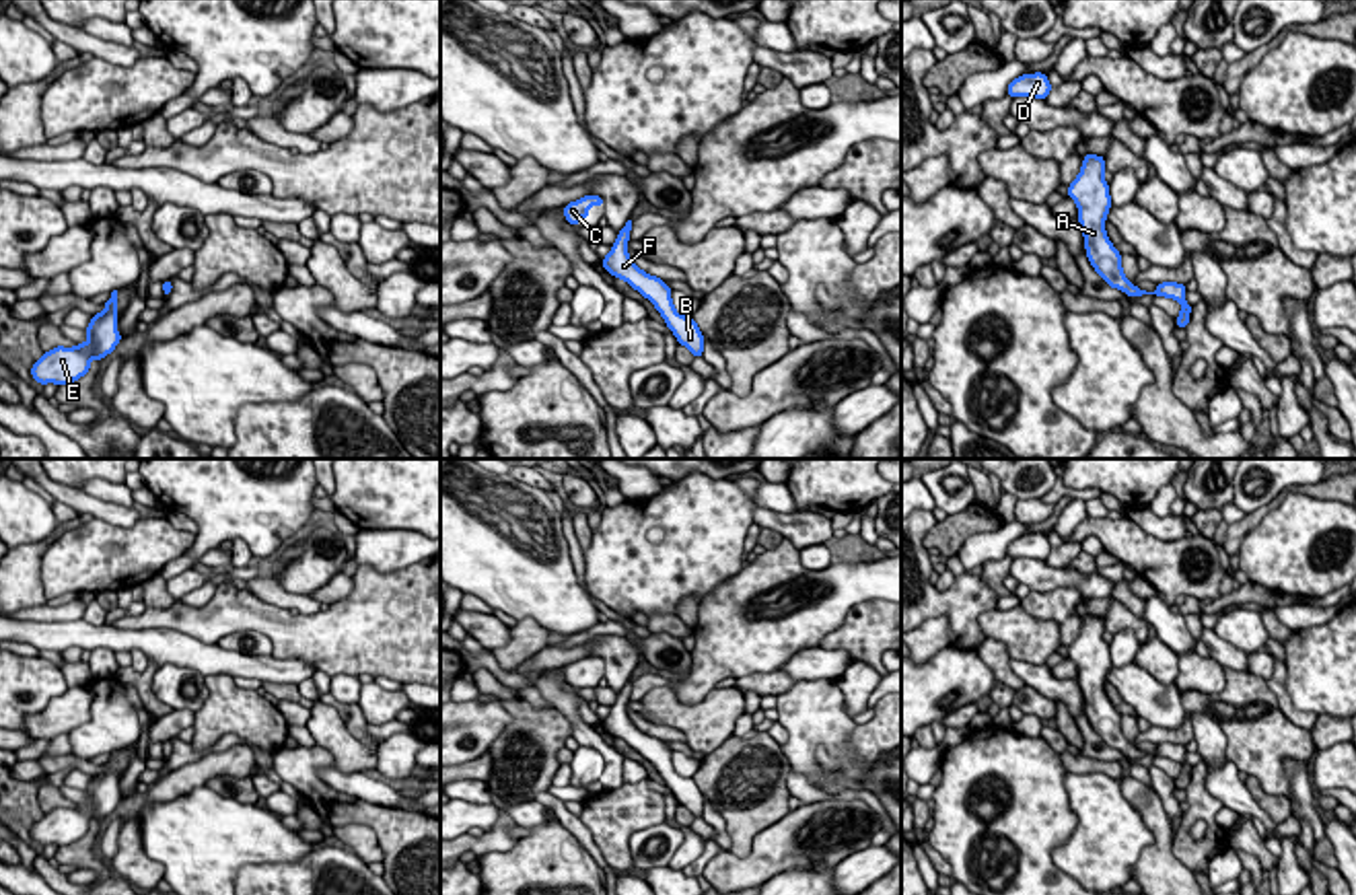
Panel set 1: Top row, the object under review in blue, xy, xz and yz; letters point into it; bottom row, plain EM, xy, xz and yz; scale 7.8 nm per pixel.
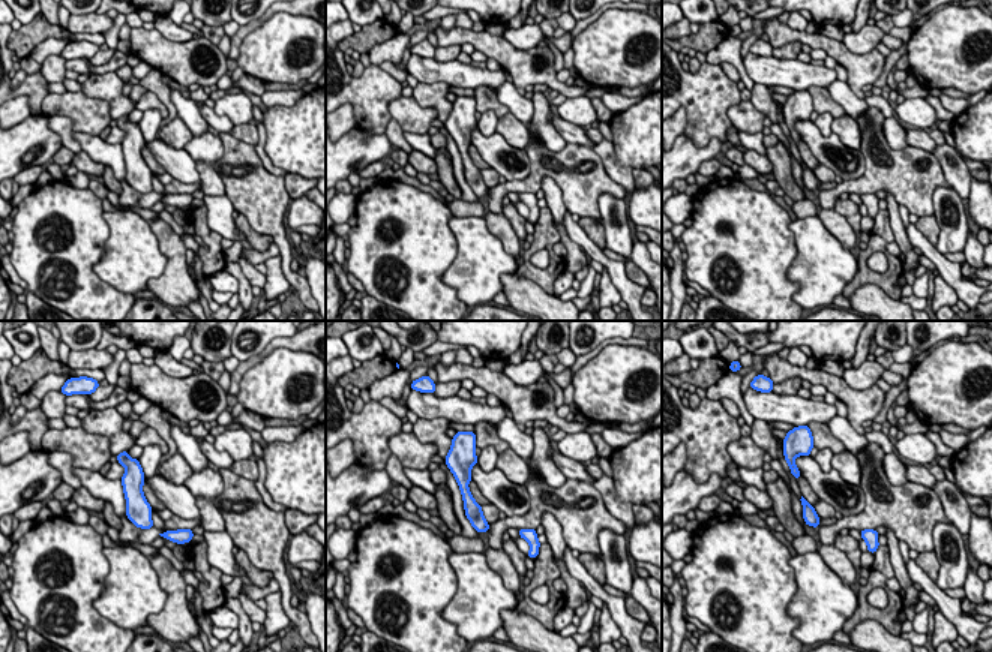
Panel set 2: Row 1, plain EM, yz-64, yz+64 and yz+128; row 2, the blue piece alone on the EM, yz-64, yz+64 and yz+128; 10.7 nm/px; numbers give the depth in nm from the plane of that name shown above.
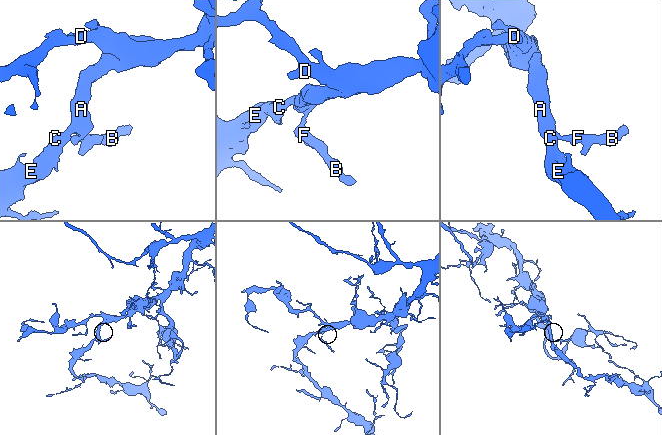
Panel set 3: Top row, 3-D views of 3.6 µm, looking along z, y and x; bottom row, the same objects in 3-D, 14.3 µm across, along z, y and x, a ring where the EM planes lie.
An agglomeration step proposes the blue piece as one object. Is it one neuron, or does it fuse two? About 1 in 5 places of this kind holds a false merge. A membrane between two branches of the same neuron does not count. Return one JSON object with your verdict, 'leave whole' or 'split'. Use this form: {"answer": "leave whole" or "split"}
{"answer": "leave whole"}

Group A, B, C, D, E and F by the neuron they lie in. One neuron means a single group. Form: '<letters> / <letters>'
A B C D E F

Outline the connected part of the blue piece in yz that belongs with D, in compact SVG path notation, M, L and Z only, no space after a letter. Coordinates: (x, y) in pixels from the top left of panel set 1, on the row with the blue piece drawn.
M1043 72L1021 74L1006 88L1006 95L1010 95L1012 99L1016 97L1047 99L1049 93L1051 84Z

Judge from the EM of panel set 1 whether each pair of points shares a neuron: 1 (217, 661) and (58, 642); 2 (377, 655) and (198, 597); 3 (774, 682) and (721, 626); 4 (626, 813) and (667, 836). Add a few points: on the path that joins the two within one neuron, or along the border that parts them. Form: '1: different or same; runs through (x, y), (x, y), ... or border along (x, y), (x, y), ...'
1: same; runs through (177, 649), (159, 647), (149, 640), (97, 636)
2: different; border along (217, 587), (202, 605), (180, 601)
3: different; border along (778, 669), (747, 673), (737, 679)
4: different; border along (663, 821), (643, 828), (630, 838), (632, 867)

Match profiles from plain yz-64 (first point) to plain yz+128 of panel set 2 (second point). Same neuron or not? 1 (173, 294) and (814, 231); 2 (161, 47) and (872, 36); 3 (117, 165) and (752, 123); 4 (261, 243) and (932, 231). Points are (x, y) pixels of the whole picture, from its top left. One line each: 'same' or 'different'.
1: different
2: different
3: different
4: same

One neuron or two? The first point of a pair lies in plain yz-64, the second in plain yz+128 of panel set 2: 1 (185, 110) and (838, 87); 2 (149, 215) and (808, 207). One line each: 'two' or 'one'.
1: one
2: one

